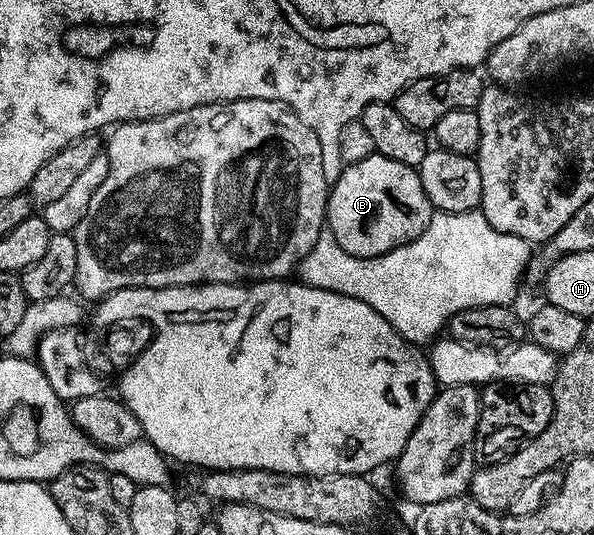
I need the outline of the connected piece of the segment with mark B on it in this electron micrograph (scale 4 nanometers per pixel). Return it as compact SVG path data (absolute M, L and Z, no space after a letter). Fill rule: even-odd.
M376 153L365 157L365 161L346 164L338 181L330 184L325 223L333 233L337 245L341 245L345 253L362 259L372 259L421 237L421 233L429 225L432 214L433 208L421 185L418 170Z

